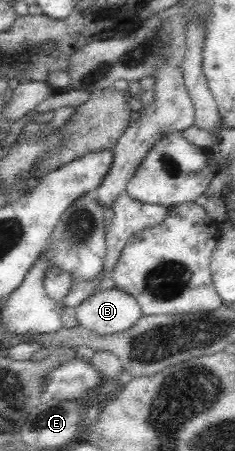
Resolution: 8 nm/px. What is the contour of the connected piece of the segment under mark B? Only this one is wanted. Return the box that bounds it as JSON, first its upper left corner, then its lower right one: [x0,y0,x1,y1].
[75,287,141,335]

